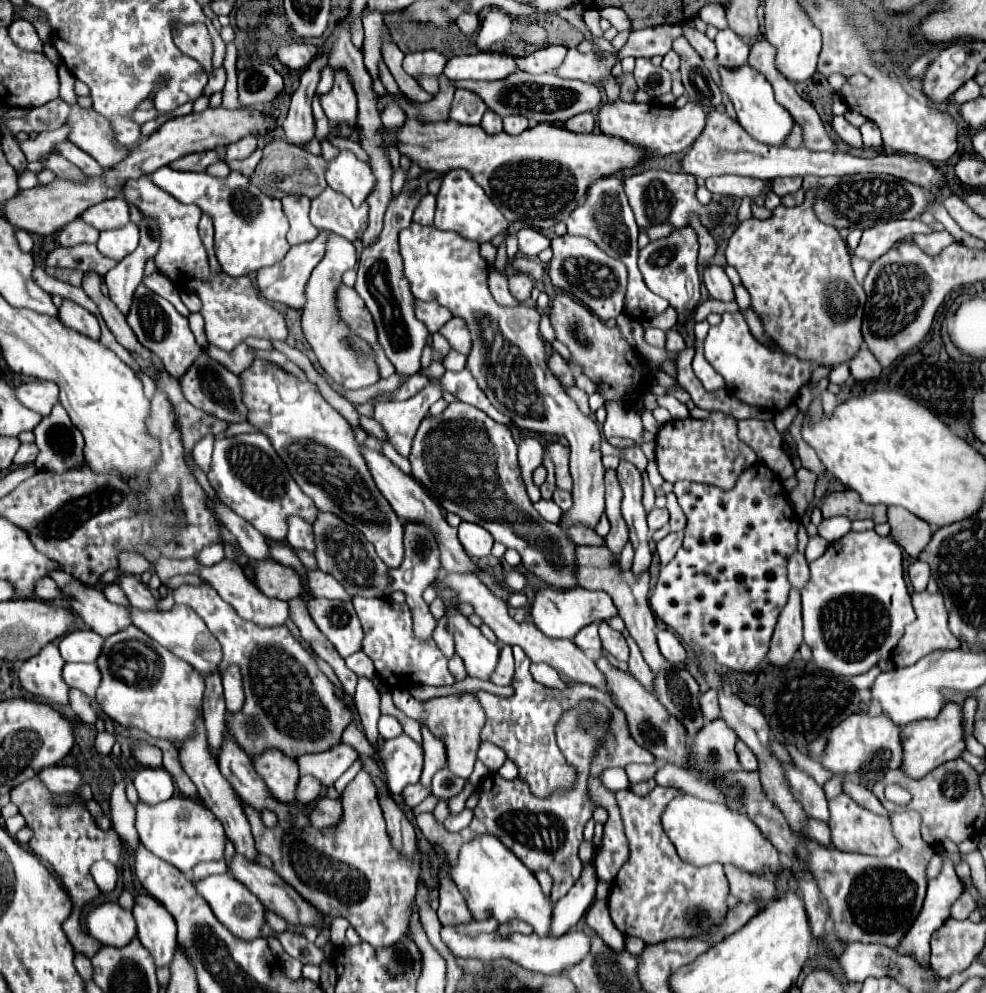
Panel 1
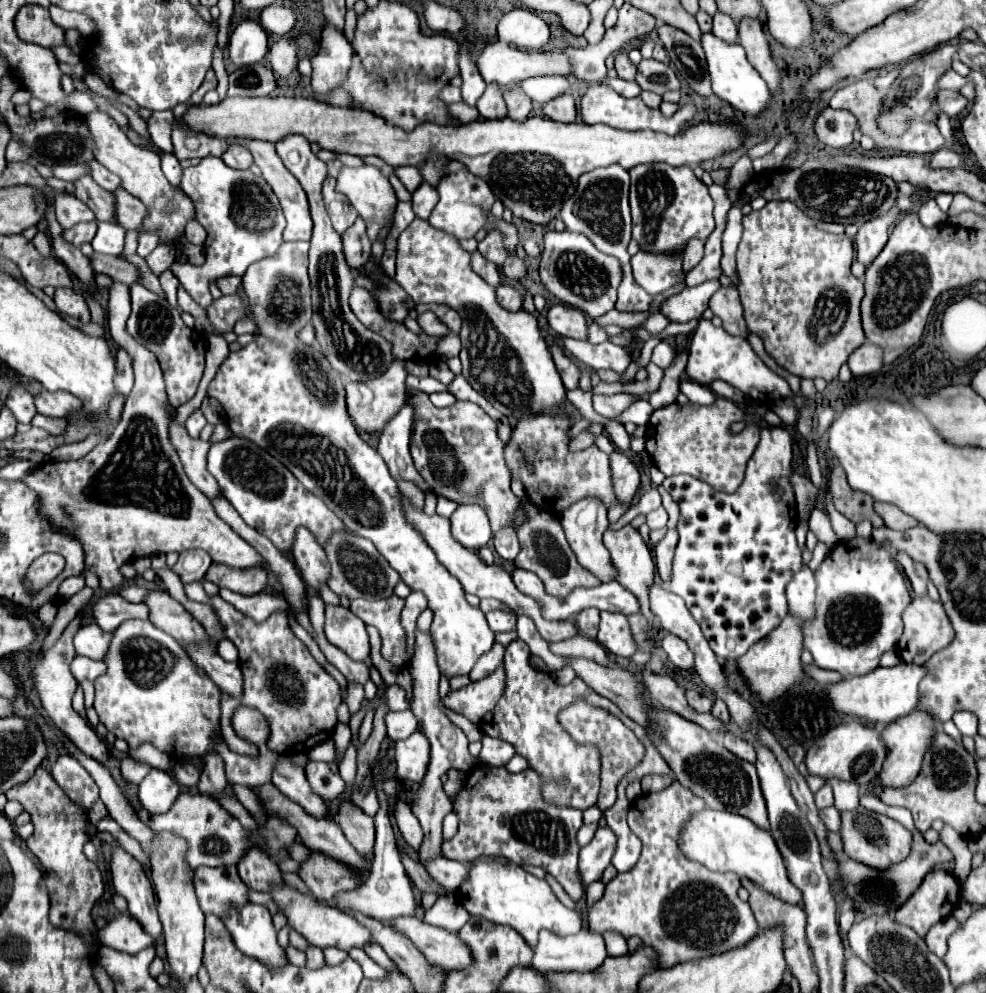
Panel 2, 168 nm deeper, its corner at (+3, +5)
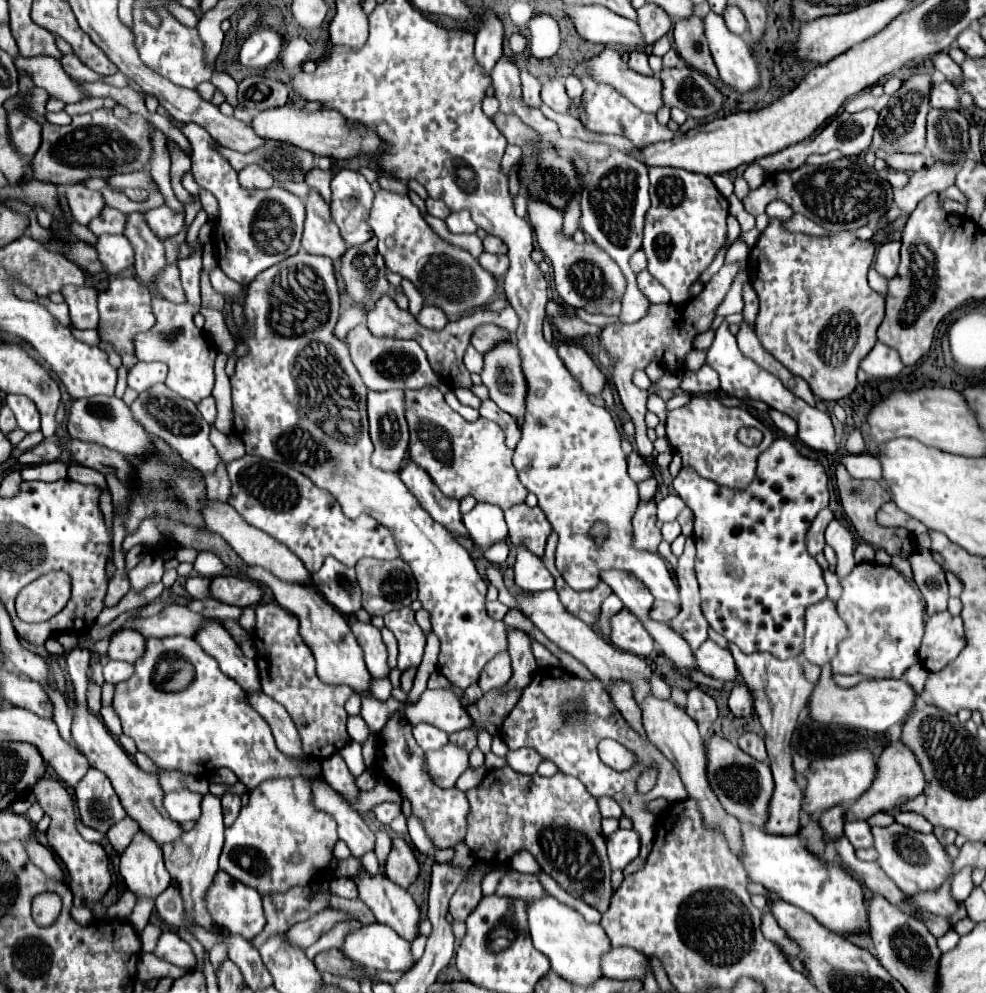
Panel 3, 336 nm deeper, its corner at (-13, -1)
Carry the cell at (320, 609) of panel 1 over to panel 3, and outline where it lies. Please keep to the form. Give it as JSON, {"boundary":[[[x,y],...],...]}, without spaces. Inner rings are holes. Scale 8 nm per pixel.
{"boundary":[[[360,620],[352,622],[352,634],[356,636],[362,652],[364,652],[364,662],[366,662],[366,668],[368,672],[374,676],[374,678],[380,678],[380,676],[388,676],[390,668],[386,664],[386,658],[388,658],[388,652],[386,652],[386,644],[382,642],[382,636],[380,636],[380,630],[372,624],[364,624]]]}

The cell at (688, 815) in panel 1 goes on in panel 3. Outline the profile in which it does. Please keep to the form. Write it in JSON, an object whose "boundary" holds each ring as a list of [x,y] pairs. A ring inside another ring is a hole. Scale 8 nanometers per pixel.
{"boundary":[[[742,824],[742,842],[744,842],[742,866],[752,882],[762,884],[780,900],[812,914],[822,926],[836,934],[868,930],[862,886],[840,866],[836,864],[828,866],[822,860],[812,858],[812,854],[808,854],[804,844],[796,836],[768,834],[758,826]]]}

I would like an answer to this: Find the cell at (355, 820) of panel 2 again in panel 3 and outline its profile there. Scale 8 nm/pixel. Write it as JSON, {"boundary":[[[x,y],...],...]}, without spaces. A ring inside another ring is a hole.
{"boundary":[[[402,838],[392,840],[392,850],[384,862],[386,876],[402,888],[408,888],[418,876],[418,862],[410,850],[410,846]]]}

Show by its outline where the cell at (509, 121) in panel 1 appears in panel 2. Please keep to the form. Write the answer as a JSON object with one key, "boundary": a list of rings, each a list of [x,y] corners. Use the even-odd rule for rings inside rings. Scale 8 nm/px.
{"boundary":[[[506,88],[504,100],[508,104],[508,118],[512,120],[526,120],[532,110],[532,100],[524,96],[520,88]]]}

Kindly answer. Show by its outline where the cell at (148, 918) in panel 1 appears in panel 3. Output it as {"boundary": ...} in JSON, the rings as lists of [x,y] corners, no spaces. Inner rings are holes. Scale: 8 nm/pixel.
{"boundary":[[[138,832],[130,846],[120,856],[120,874],[136,900],[158,898],[170,884],[170,874],[164,868],[162,850],[144,832]]]}

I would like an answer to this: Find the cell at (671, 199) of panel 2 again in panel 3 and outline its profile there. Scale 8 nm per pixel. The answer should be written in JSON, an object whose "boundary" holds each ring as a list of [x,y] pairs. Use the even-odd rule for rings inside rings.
{"boundary":[[[682,168],[650,170],[652,206],[646,212],[642,250],[648,256],[648,272],[660,280],[672,296],[672,304],[688,300],[688,288],[710,266],[714,254],[726,240],[728,200],[720,196],[708,176]]]}

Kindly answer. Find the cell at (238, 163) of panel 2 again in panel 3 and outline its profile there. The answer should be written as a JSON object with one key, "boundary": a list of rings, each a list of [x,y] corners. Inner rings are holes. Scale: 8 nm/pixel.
{"boundary":[[[246,166],[244,170],[238,172],[238,180],[244,188],[268,188],[274,184],[272,174],[268,174],[262,166]]]}

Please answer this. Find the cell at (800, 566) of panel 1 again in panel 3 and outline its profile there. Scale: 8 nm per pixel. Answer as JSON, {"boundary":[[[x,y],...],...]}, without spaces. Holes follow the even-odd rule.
{"boundary":[[[830,598],[818,602],[806,610],[806,636],[804,636],[804,658],[812,664],[826,664],[836,654],[840,638],[848,636],[844,620],[838,616],[836,606]]]}

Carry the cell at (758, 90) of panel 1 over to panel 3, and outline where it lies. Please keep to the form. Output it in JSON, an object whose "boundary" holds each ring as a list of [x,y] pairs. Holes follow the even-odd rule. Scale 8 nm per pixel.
{"boundary":[[[714,12],[704,18],[704,28],[722,82],[740,94],[758,88],[762,84],[760,68],[742,36],[732,34],[726,28],[724,18]]]}

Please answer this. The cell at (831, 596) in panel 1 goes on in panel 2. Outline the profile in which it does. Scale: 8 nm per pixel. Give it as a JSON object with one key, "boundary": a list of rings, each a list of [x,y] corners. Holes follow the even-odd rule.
{"boundary":[[[854,538],[840,542],[822,562],[816,574],[816,618],[804,624],[804,646],[814,656],[814,664],[824,670],[834,670],[842,676],[862,676],[880,664],[880,656],[896,648],[902,636],[902,612],[912,602],[904,576],[888,546],[876,544],[870,538]]]}

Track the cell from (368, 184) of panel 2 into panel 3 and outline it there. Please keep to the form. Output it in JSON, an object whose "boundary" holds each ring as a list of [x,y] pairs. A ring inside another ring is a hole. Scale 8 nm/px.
{"boundary":[[[380,188],[376,192],[368,222],[378,238],[378,252],[384,256],[388,270],[400,274],[402,278],[408,278],[430,304],[442,308],[446,314],[478,308],[494,298],[494,276],[486,272],[478,264],[478,260],[474,260],[466,250],[452,246],[438,234],[434,234],[430,226],[424,222],[420,210],[412,204],[412,200],[406,194]],[[388,236],[394,238],[394,248],[388,248]]]}

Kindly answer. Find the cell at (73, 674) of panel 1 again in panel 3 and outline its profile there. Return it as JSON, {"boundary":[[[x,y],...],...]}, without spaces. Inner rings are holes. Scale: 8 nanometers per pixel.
{"boundary":[[[110,660],[106,666],[104,666],[104,680],[108,684],[118,684],[122,680],[128,680],[134,672],[134,666],[128,664],[128,662],[116,662],[116,660]]]}

